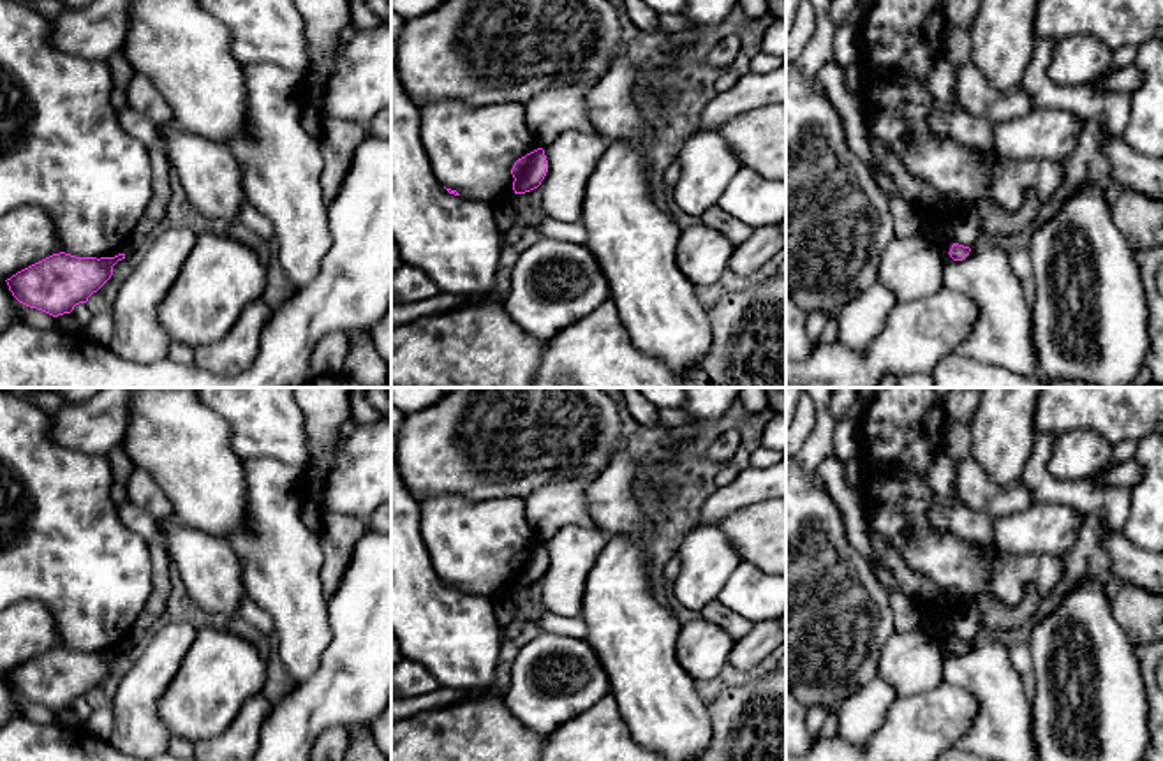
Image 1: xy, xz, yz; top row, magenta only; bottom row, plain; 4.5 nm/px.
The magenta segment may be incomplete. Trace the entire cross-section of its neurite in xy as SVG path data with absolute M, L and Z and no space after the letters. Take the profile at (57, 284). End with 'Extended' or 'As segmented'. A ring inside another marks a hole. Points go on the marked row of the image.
M60 252L18 271L5 282L19 303L58 317L86 303L111 278L113 266L122 259L125 254L97 259Z. As segmented

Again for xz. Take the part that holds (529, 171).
M537 148L525 157L518 159L511 169L515 178L515 194L525 194L541 185L548 173L548 160L543 148Z. As segmented

